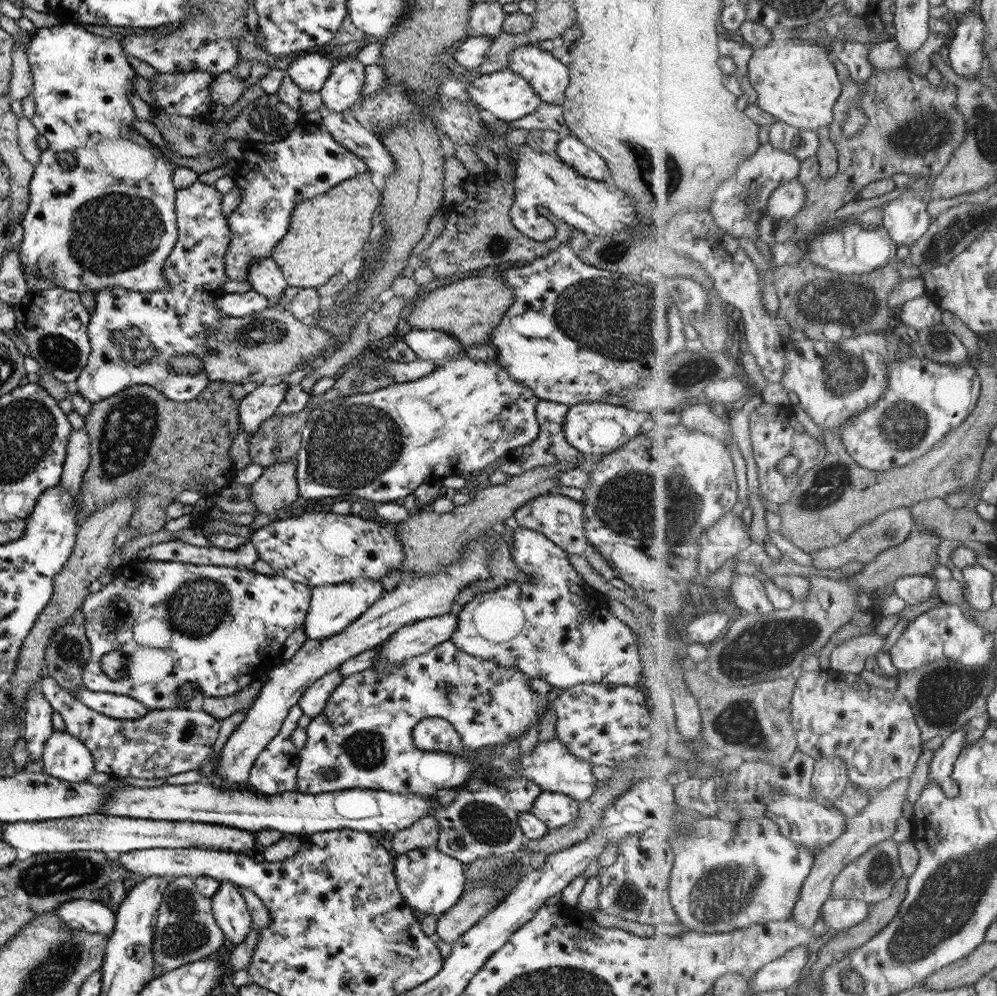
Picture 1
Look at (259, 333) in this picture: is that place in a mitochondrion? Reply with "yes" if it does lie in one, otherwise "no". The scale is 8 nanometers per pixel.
yes

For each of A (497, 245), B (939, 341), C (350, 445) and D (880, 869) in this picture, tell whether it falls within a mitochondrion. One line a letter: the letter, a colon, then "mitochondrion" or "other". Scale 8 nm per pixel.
A: other
B: mitochondrion
C: mitochondrion
D: mitochondrion

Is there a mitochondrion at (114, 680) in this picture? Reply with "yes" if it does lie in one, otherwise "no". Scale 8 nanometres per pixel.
no

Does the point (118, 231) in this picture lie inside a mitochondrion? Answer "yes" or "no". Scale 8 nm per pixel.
yes

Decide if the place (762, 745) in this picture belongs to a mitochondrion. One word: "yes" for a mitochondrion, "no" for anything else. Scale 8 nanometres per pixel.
yes

